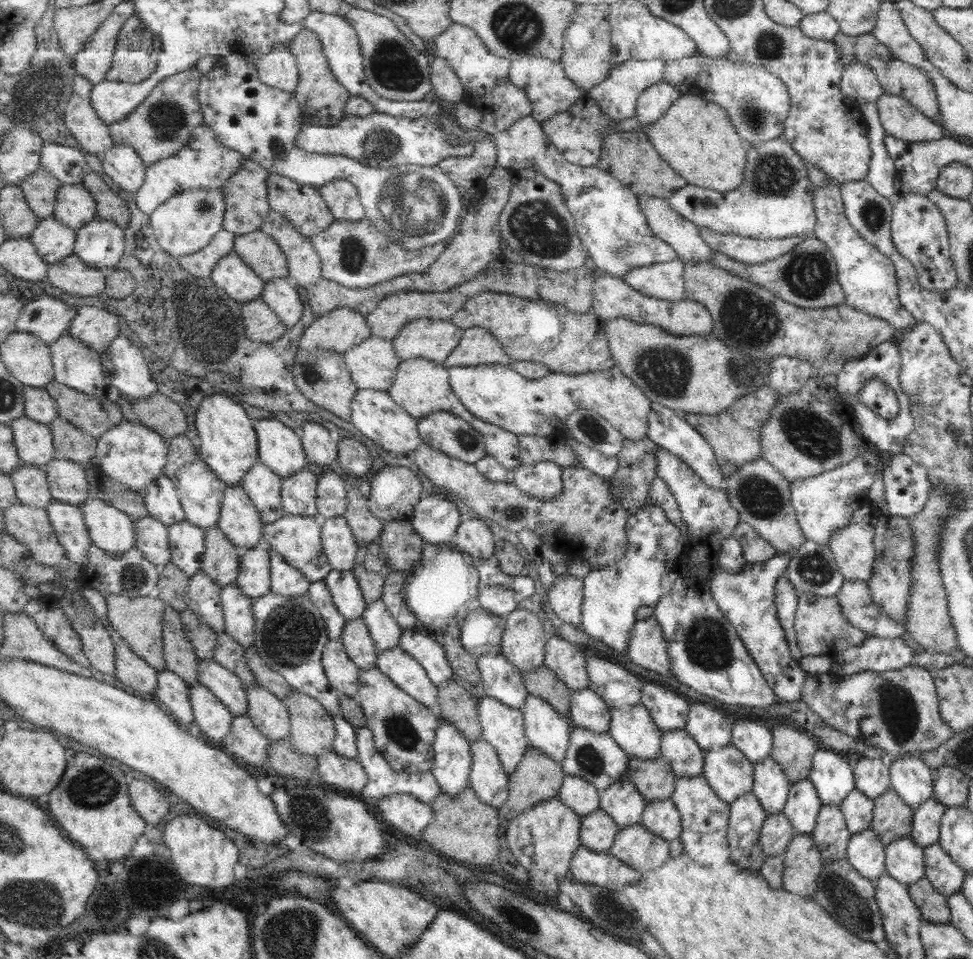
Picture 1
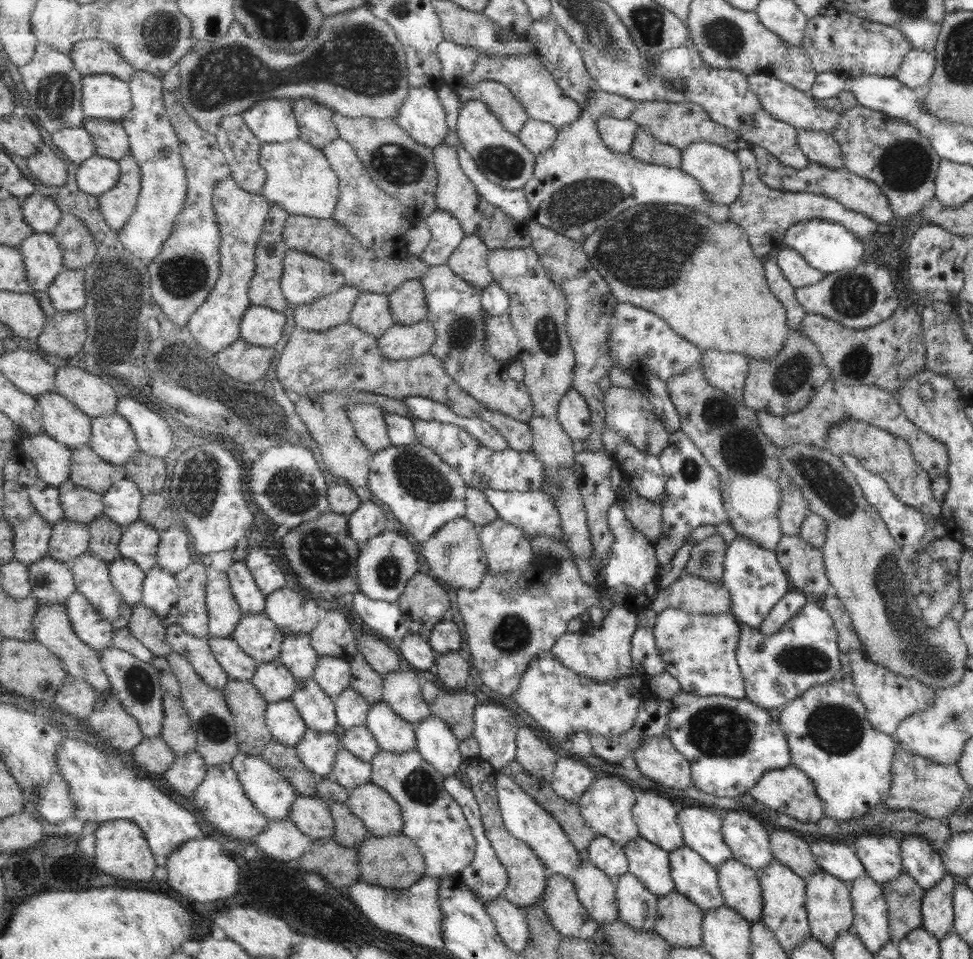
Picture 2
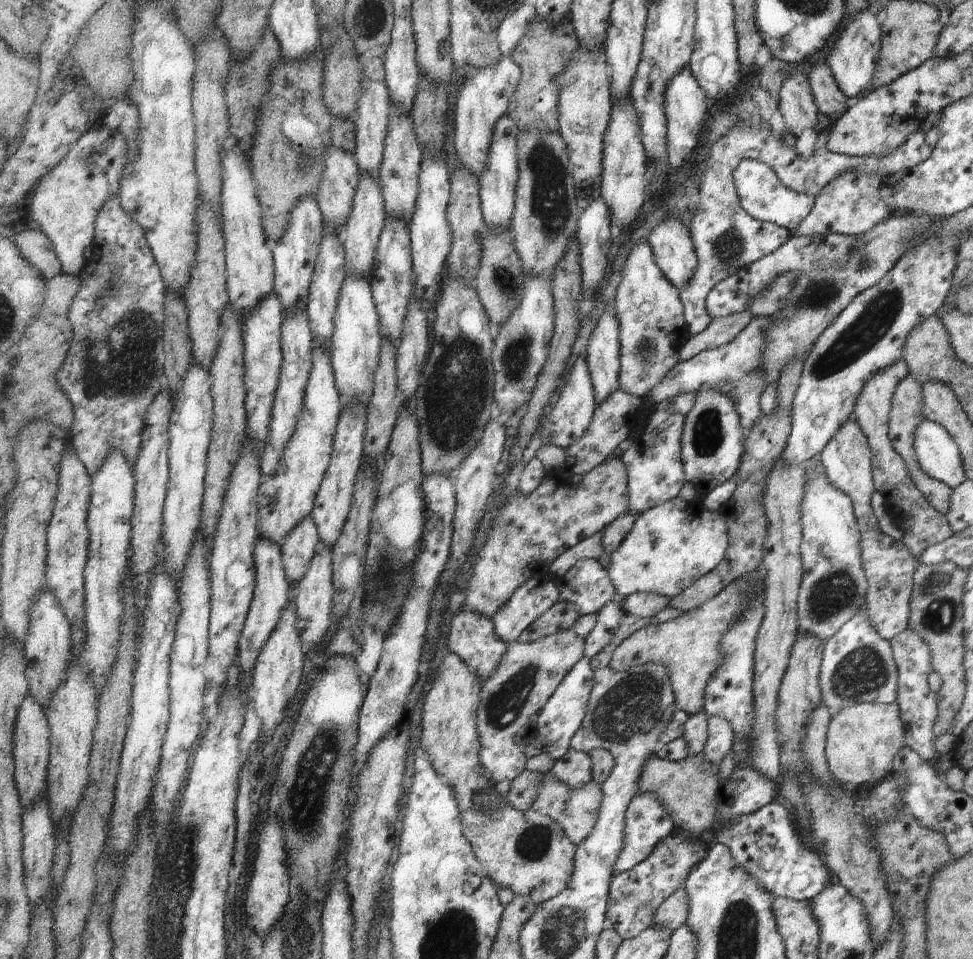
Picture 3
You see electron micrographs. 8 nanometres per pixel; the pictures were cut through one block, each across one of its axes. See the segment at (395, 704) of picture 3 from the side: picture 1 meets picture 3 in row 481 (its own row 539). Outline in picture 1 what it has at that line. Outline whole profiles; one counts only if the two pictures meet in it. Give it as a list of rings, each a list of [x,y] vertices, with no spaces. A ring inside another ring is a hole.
[[[434,494],[425,495],[415,507],[412,525],[426,543],[454,543],[461,516],[457,504]]]

